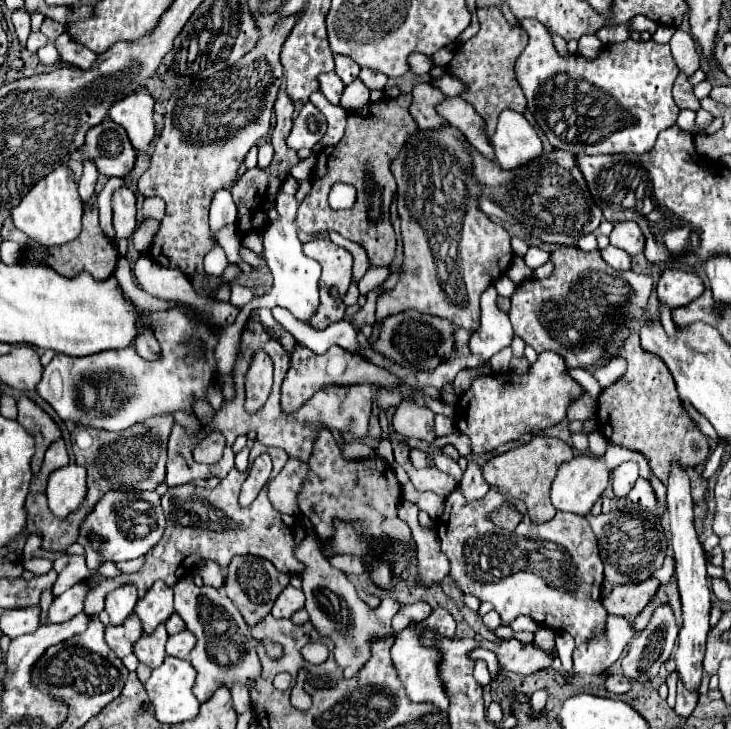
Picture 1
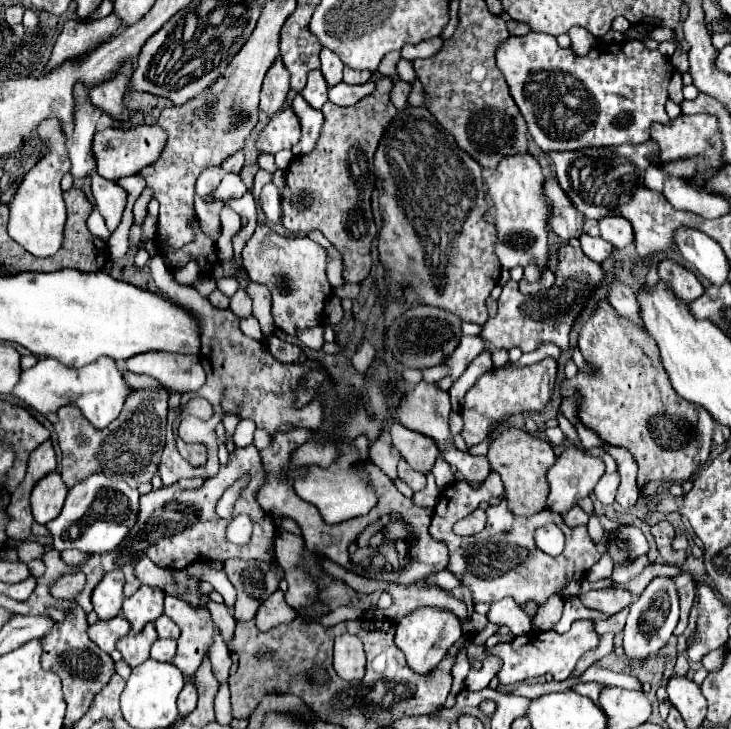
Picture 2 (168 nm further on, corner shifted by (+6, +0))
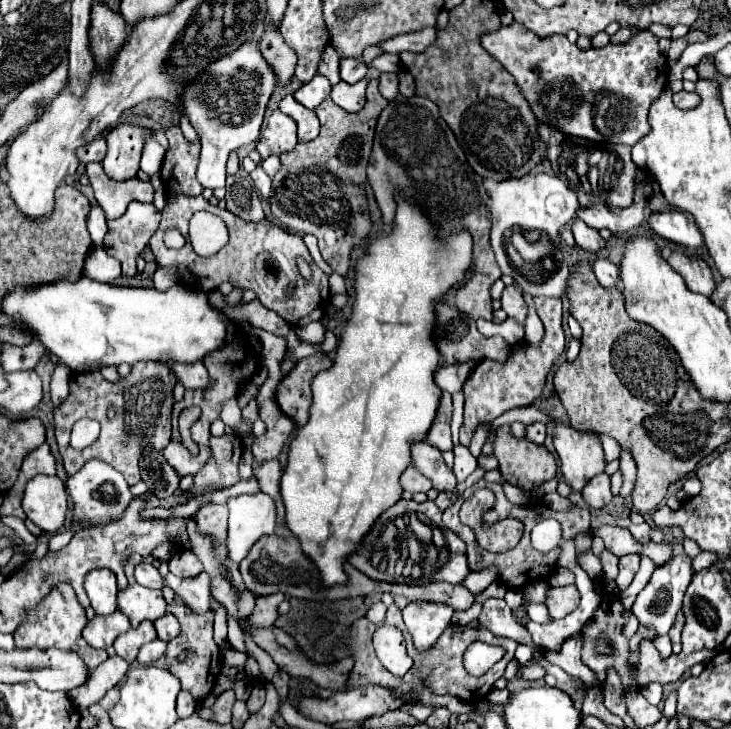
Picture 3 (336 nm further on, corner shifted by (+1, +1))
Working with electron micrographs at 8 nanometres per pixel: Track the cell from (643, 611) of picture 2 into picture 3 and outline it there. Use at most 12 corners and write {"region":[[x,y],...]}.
{"region":[[691,557],[655,569],[637,595],[641,625],[667,635],[693,579]]}

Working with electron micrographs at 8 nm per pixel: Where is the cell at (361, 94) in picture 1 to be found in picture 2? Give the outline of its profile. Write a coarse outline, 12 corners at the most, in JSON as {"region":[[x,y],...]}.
{"region":[[346,82],[328,88],[330,102],[353,106],[372,94],[374,82],[350,85]]}

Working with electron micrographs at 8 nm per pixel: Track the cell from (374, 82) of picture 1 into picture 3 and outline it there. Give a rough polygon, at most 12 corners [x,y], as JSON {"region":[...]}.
{"region":[[341,57],[341,81],[357,83],[367,73],[361,59]]}

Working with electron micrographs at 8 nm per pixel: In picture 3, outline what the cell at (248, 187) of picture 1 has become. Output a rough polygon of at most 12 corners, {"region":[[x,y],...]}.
{"region":[[267,27],[259,49],[277,73],[293,77],[297,55],[275,27]]}

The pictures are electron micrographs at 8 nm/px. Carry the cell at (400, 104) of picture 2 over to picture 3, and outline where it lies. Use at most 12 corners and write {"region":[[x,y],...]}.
{"region":[[381,73],[379,91],[387,101],[399,95],[397,75]]}

